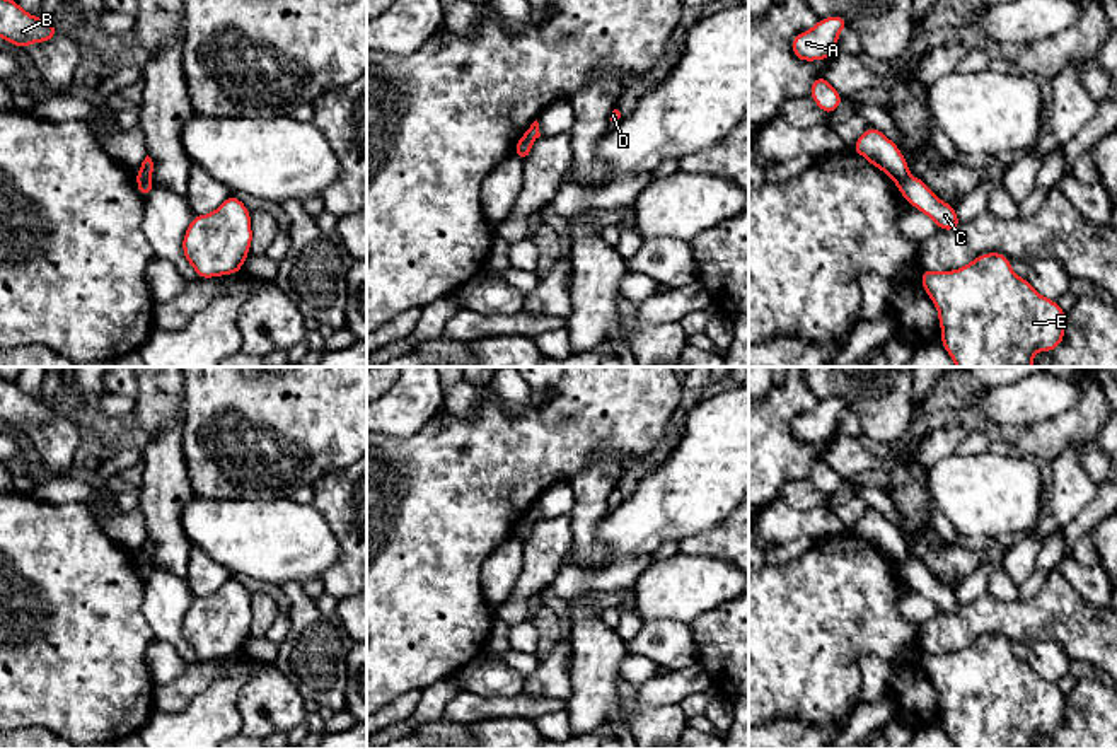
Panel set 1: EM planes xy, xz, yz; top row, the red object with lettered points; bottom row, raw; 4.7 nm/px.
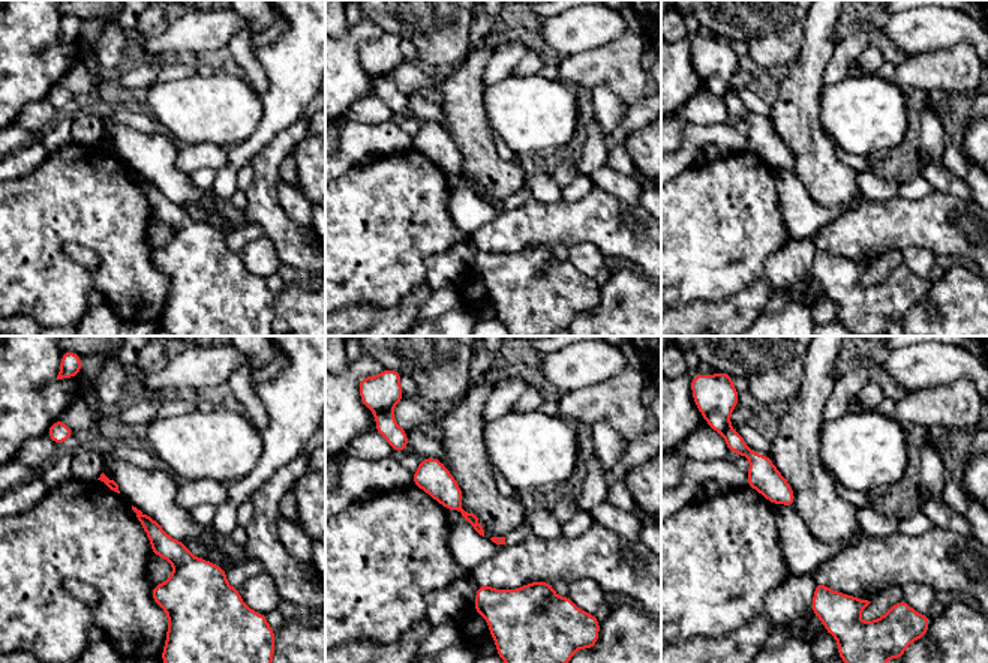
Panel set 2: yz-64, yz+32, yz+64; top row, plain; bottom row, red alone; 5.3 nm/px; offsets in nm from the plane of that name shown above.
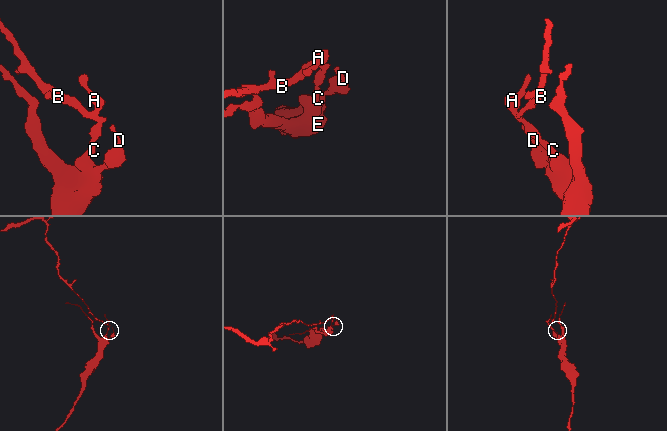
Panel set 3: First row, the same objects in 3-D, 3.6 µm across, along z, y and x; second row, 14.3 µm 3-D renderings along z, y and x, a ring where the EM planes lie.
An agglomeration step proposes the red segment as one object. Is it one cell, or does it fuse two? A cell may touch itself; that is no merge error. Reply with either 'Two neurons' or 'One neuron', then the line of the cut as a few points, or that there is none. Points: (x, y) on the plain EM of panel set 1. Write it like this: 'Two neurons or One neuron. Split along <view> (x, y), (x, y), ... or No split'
Two neurons. Split along xy (137, 557), (150, 562)

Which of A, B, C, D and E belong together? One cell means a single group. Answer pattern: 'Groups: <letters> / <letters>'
Groups: A B / C D E

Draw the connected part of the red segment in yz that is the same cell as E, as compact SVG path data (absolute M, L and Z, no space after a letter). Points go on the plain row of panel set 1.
M1003 635L979 636L952 653L923 652L921 667L938 693L940 725L957 749L1033 749L1035 734L1052 734L1062 725L1066 694L1016 659Z

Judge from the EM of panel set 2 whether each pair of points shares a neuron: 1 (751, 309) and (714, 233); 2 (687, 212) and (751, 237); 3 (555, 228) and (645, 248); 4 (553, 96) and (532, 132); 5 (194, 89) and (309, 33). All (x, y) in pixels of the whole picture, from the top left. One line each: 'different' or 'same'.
1: different
2: same
3: same
4: same
5: different

